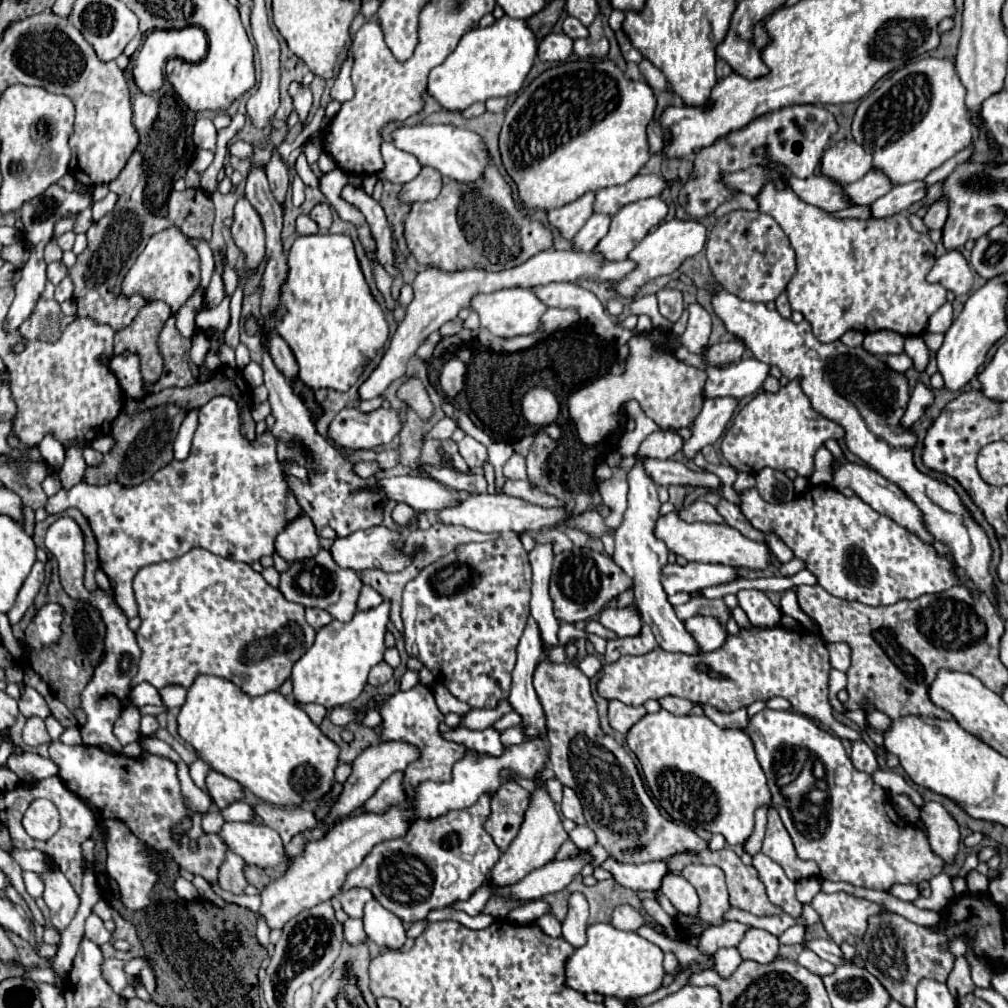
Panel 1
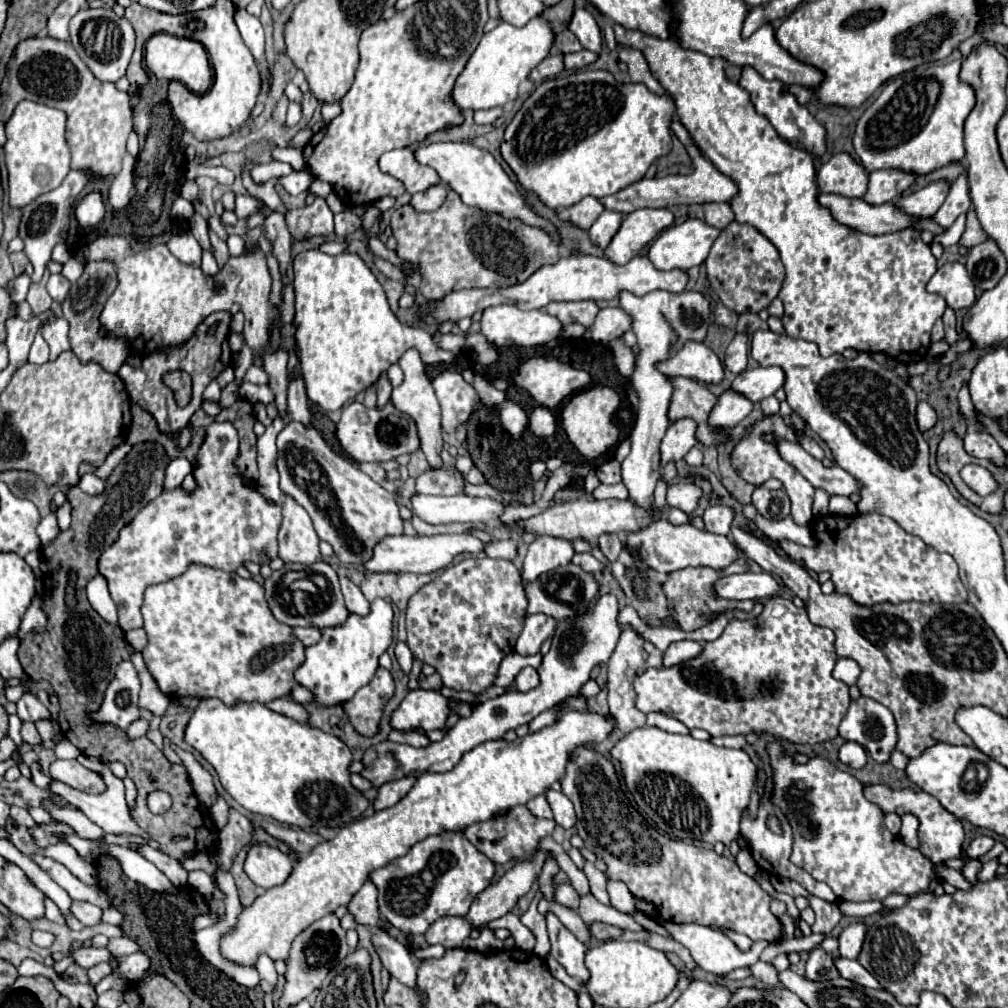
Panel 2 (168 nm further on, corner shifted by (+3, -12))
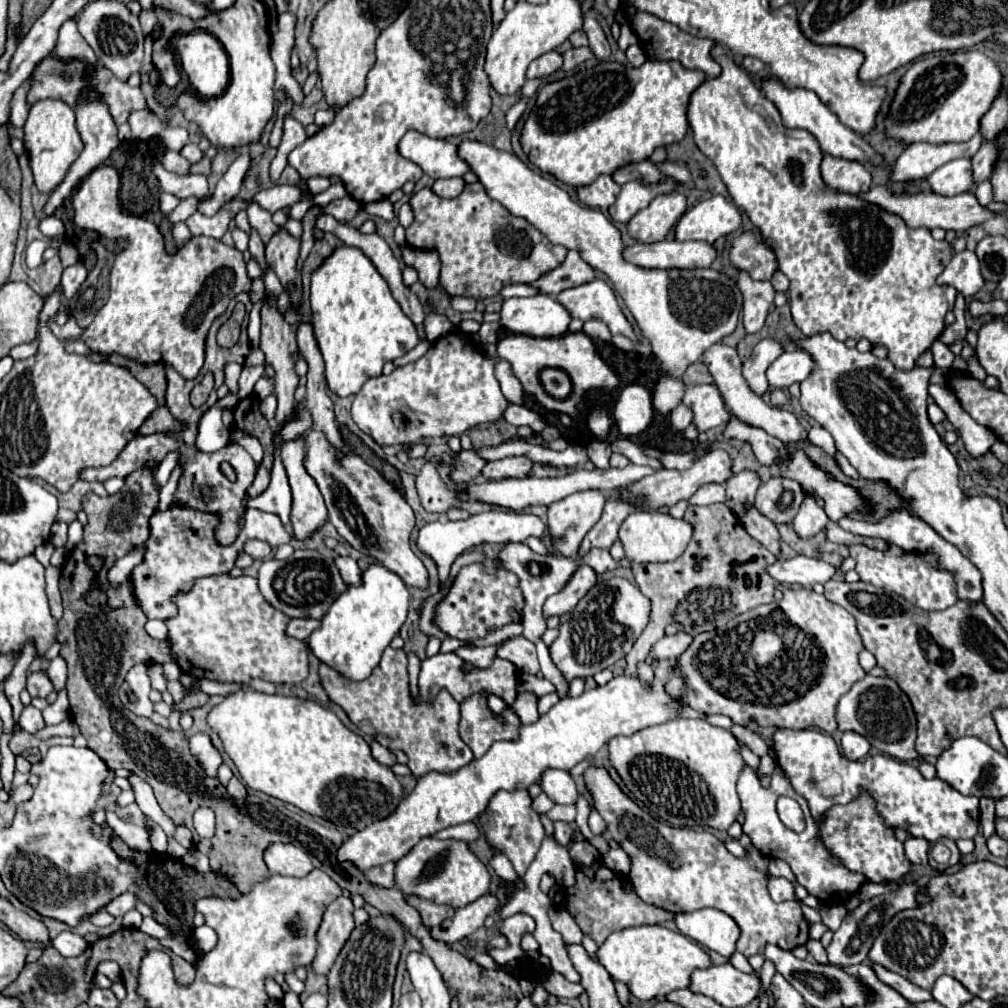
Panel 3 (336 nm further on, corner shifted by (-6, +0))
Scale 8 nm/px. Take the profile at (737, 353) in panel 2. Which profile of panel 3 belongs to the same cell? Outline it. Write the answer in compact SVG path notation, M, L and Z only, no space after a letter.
M739 273L737 287L743 295L743 325L747 333L761 331L769 305L773 303L775 289L769 281L753 281L749 275Z

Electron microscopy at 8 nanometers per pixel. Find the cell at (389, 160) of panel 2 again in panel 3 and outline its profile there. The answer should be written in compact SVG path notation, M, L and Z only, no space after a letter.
M409 131L399 141L399 155L417 163L425 175L433 179L461 177L469 165L457 159L457 147L443 139L433 139L417 131Z

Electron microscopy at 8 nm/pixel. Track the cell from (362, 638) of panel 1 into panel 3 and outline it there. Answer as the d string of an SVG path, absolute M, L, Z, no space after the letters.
M371 565L363 573L363 585L347 587L347 591L335 599L321 619L321 627L313 631L307 645L321 663L333 667L345 679L363 681L379 665L385 647L405 623L407 607L409 591L405 583L387 567Z

